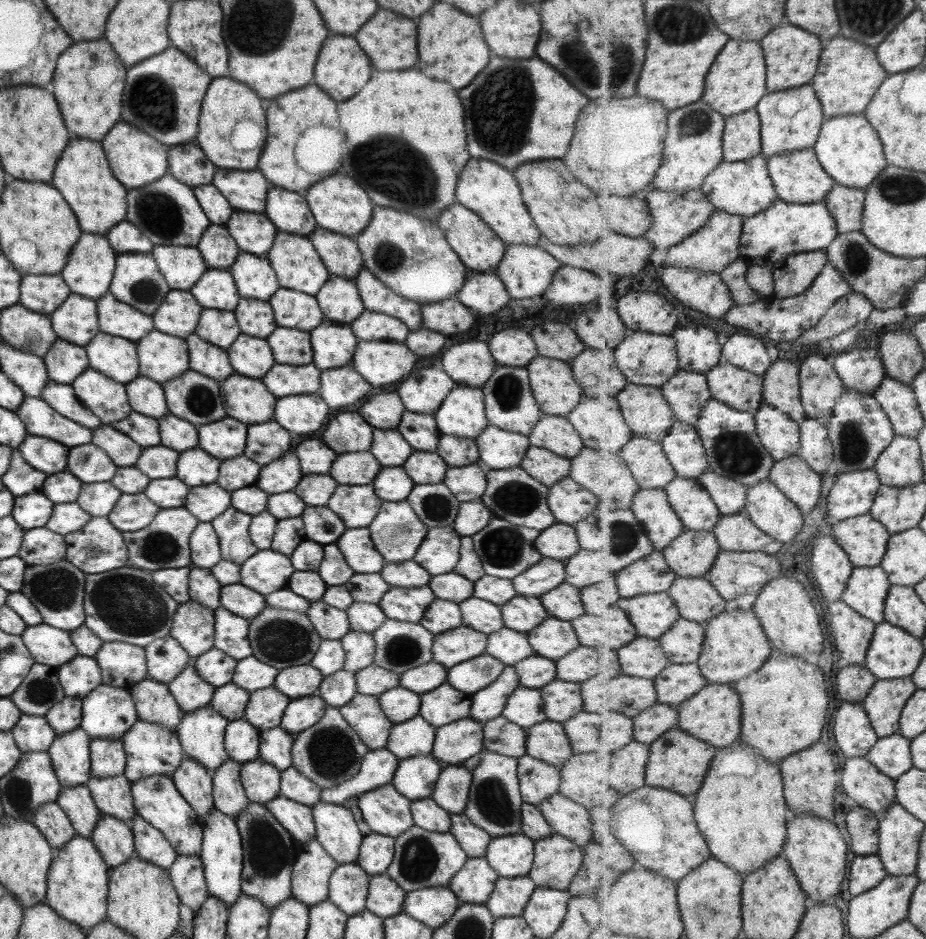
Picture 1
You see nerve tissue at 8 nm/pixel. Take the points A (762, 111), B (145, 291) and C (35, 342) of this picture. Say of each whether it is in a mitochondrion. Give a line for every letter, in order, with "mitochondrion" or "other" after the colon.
A: other
B: mitochondrion
C: mitochondrion

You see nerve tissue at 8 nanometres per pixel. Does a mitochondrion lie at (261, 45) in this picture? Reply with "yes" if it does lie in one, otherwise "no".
yes

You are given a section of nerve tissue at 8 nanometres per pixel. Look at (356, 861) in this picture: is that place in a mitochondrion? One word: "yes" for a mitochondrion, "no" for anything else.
no

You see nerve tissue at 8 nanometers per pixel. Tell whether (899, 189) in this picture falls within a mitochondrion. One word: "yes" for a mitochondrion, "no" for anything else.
yes

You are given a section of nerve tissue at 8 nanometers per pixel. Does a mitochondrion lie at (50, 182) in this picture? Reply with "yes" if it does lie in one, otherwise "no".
no

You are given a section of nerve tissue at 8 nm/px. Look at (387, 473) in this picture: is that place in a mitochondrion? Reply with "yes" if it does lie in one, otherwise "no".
no

